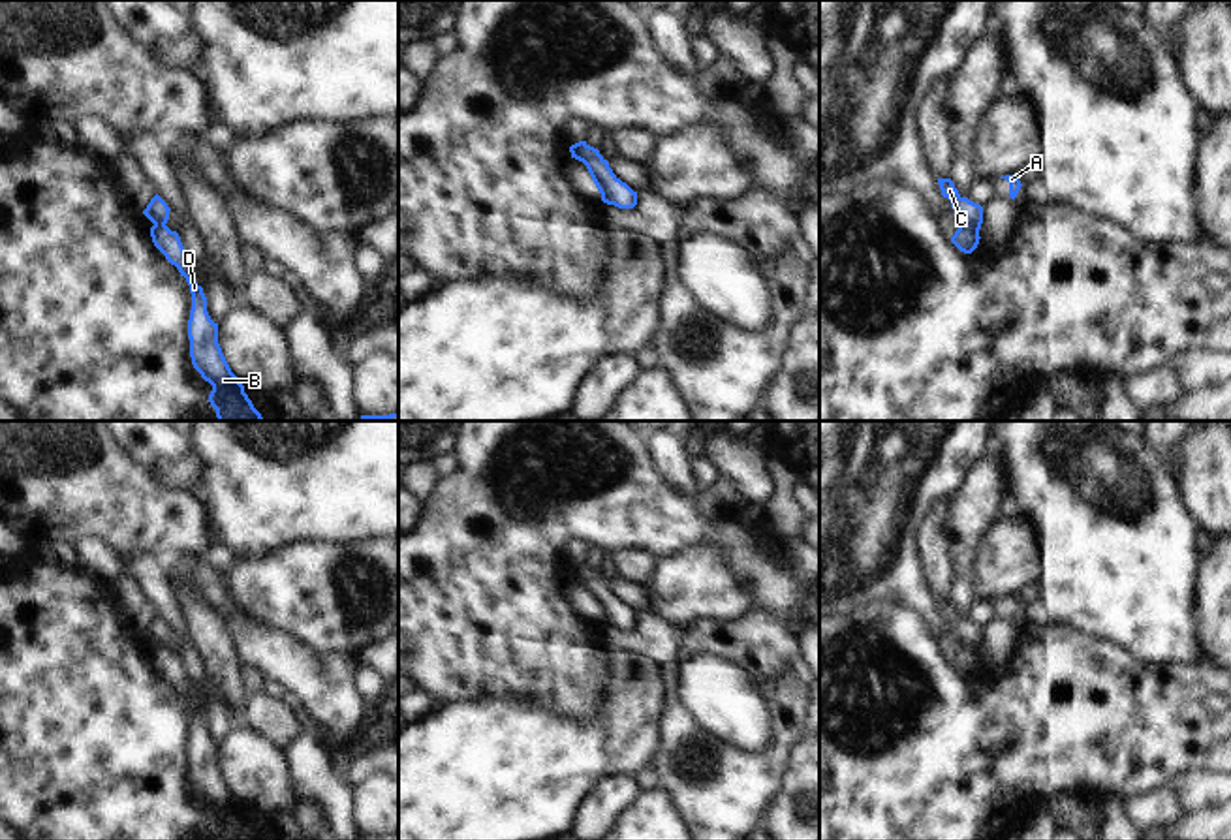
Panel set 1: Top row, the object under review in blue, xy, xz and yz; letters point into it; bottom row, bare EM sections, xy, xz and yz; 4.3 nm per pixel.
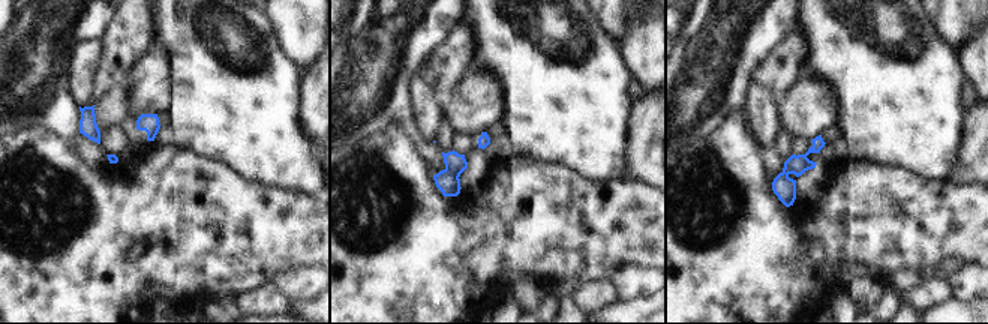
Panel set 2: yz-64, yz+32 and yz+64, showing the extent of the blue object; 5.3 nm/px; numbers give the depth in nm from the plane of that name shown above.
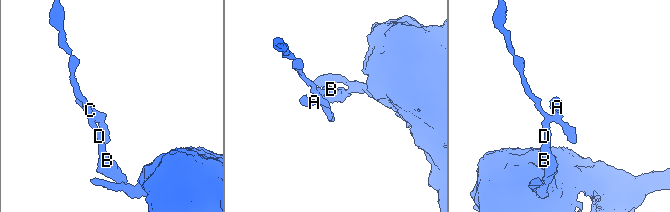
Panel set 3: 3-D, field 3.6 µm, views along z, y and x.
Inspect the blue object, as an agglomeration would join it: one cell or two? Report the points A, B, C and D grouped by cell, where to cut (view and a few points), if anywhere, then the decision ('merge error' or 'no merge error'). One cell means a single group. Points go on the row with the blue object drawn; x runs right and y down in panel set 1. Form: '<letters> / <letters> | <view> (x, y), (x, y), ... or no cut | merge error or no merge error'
A C / B D | yz (961, 222), (978, 233) | merge error

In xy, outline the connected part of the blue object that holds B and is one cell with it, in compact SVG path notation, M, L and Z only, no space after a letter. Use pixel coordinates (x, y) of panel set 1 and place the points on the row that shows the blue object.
M165 224L150 227L154 246L186 278L192 293L192 310L188 319L190 357L194 368L212 385L209 395L218 421L263 421L244 393L244 385L231 372L218 344L218 323L207 312L207 297L194 278L194 267L184 252L180 237Z

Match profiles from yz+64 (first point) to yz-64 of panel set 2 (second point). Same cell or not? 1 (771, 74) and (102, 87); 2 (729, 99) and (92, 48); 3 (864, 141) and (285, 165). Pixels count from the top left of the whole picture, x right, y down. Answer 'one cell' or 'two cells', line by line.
1: one cell
2: two cells
3: one cell

